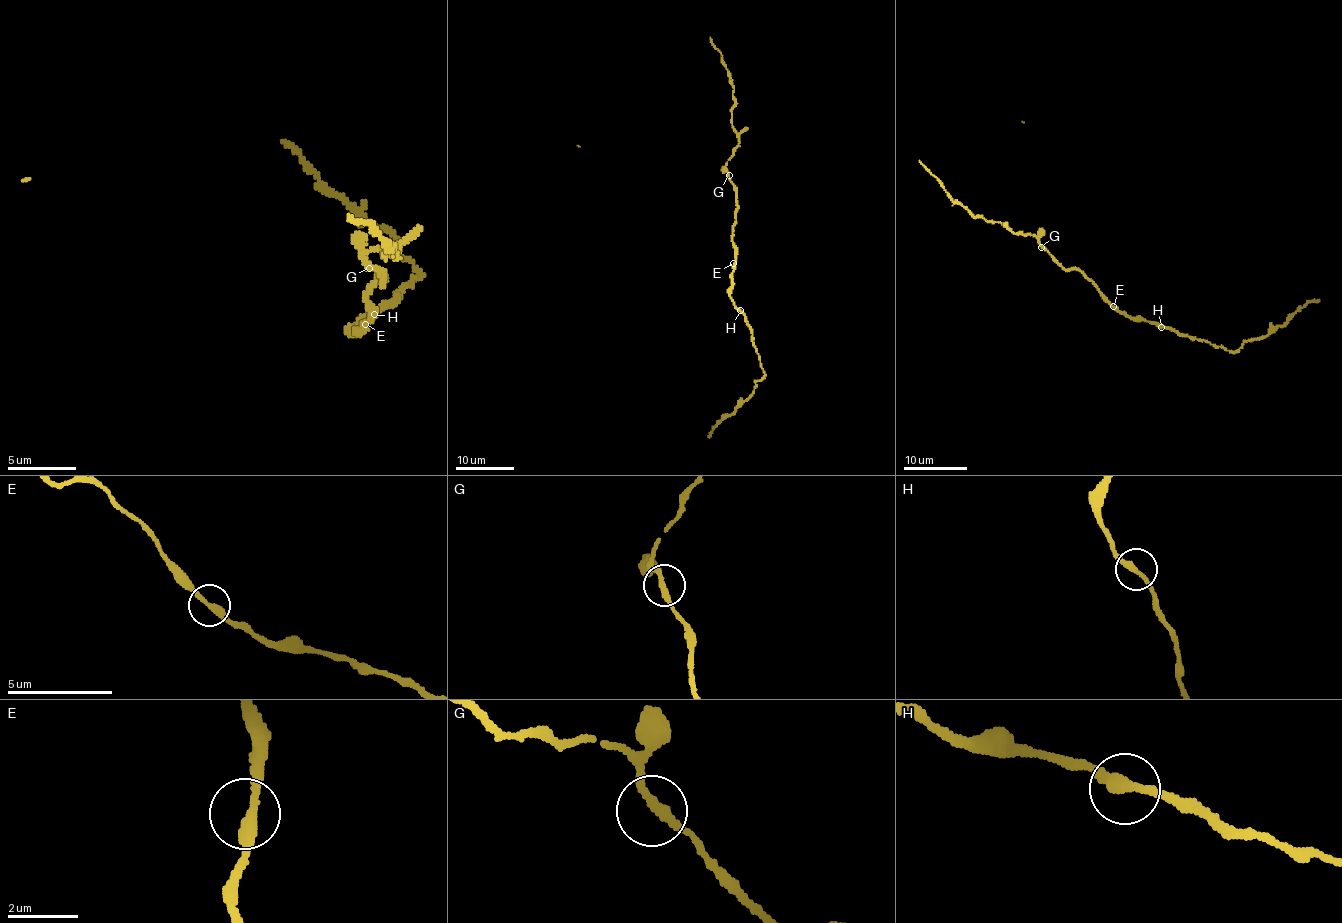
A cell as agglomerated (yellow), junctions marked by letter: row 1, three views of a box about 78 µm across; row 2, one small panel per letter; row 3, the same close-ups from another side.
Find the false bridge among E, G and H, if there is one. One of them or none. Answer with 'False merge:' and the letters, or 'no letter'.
False merge: no letter

